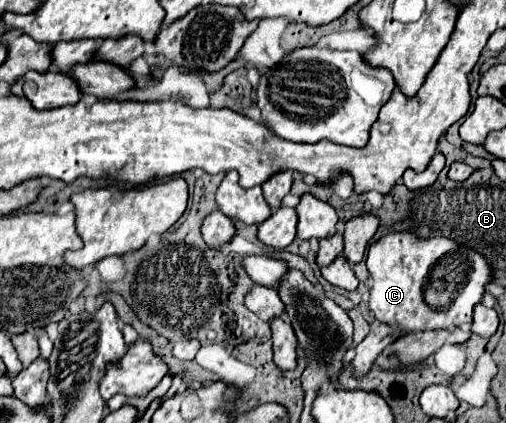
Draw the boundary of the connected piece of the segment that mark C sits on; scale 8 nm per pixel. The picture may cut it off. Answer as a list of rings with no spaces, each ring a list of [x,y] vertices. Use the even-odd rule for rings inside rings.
[[[388,234],[368,248],[368,272],[374,278],[368,308],[378,322],[398,326],[404,334],[418,330],[444,330],[472,322],[472,310],[482,300],[484,284],[490,280],[488,262],[474,250],[462,248],[450,238],[428,238],[420,240],[414,234]]]

